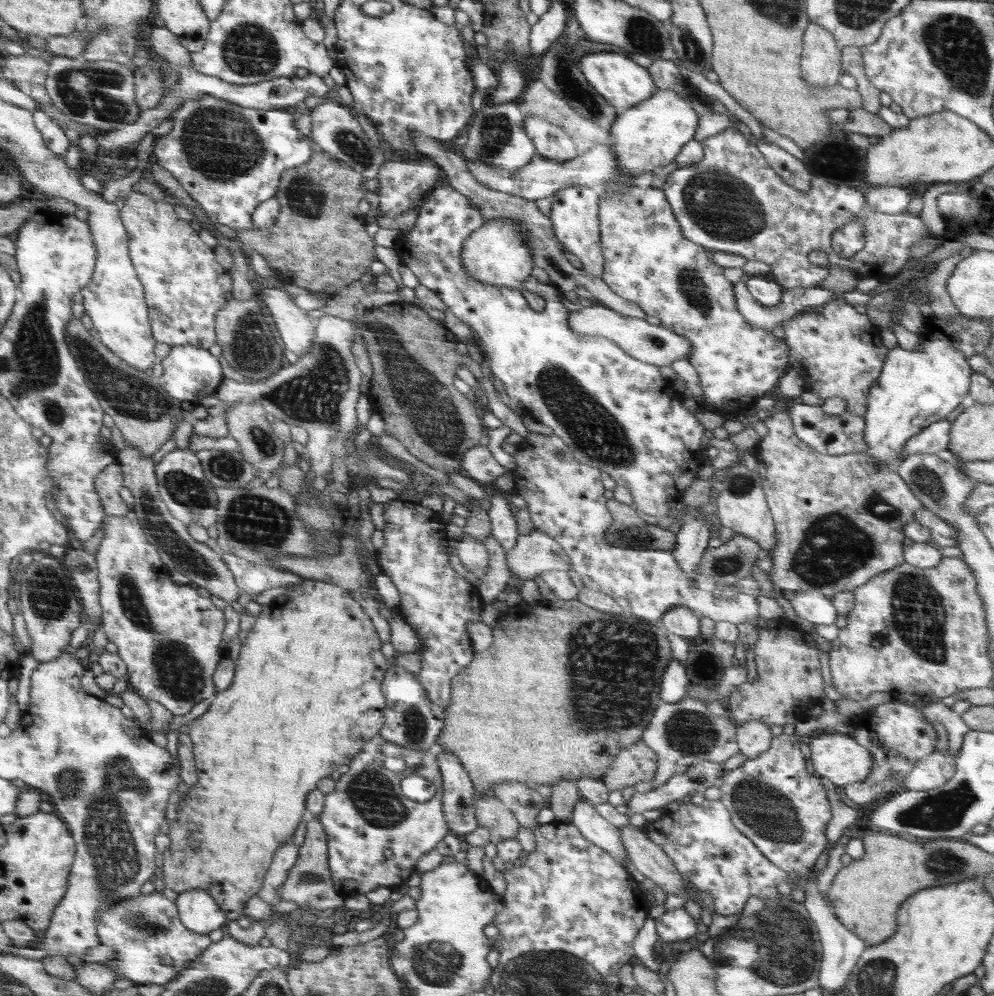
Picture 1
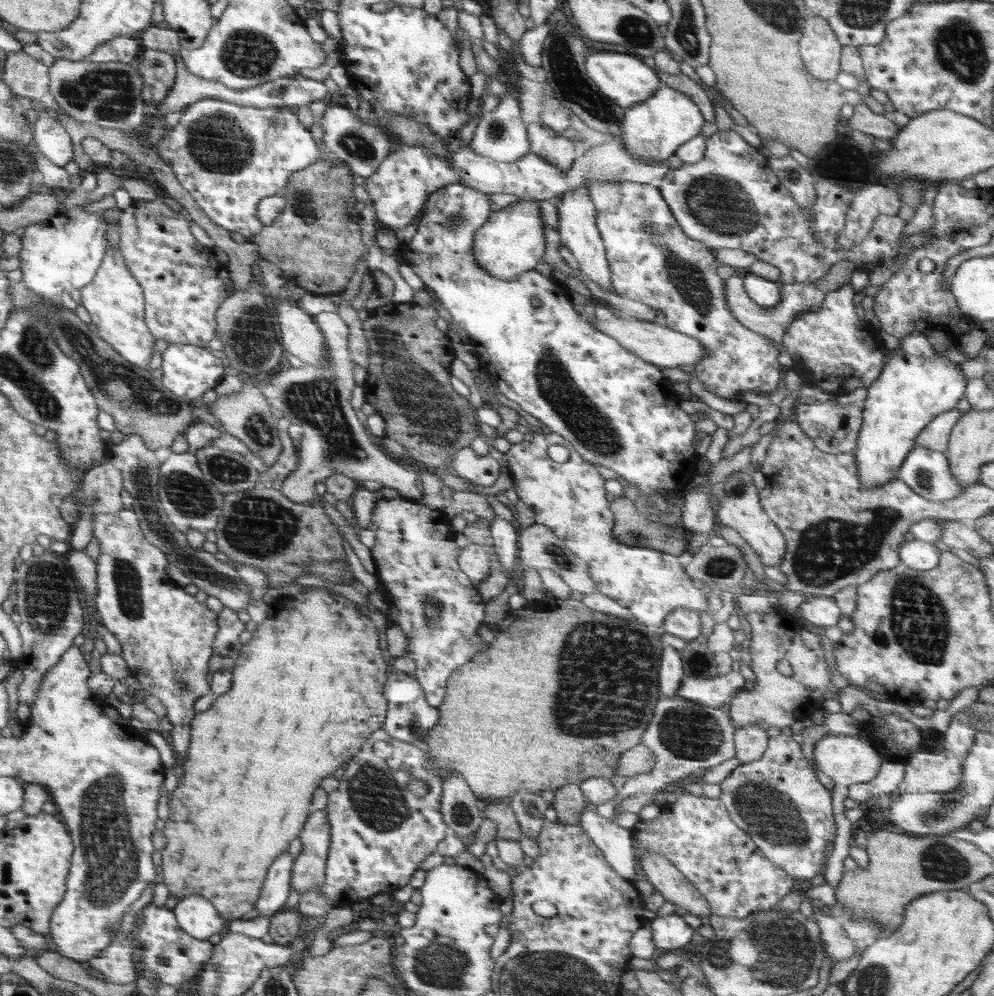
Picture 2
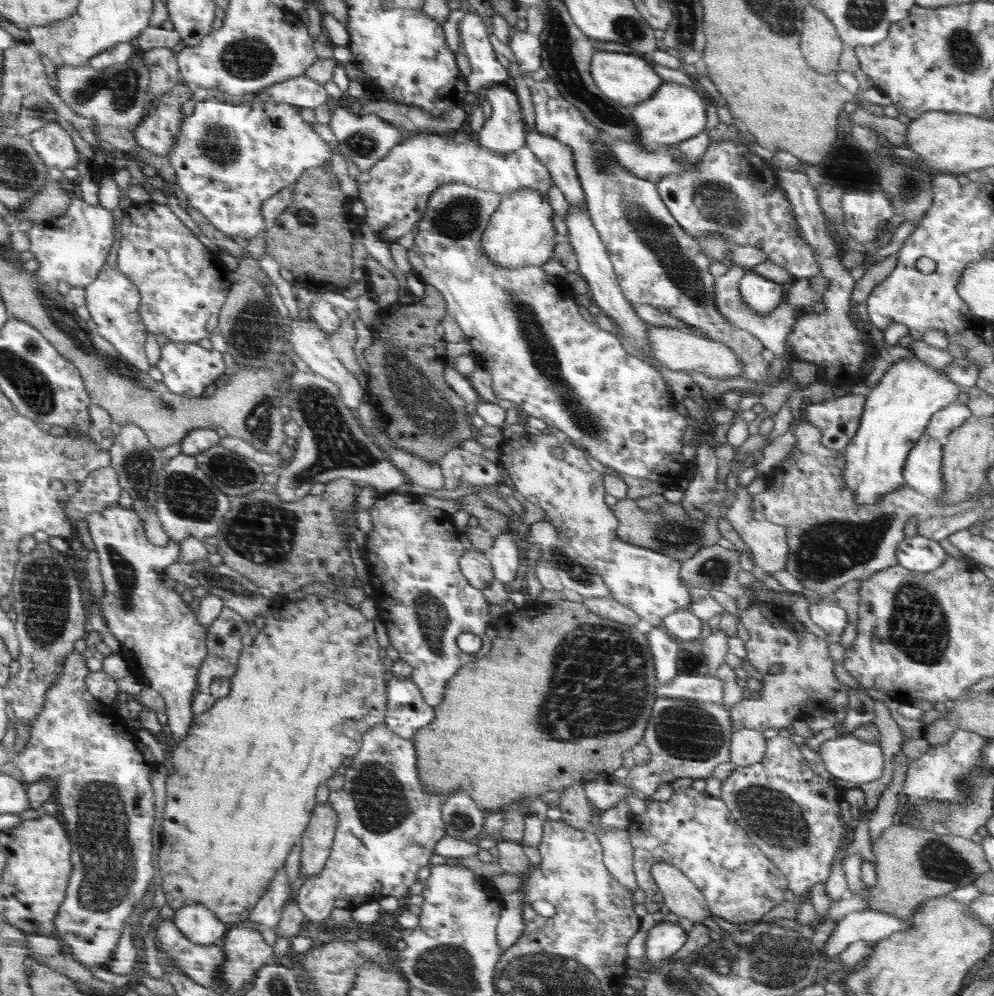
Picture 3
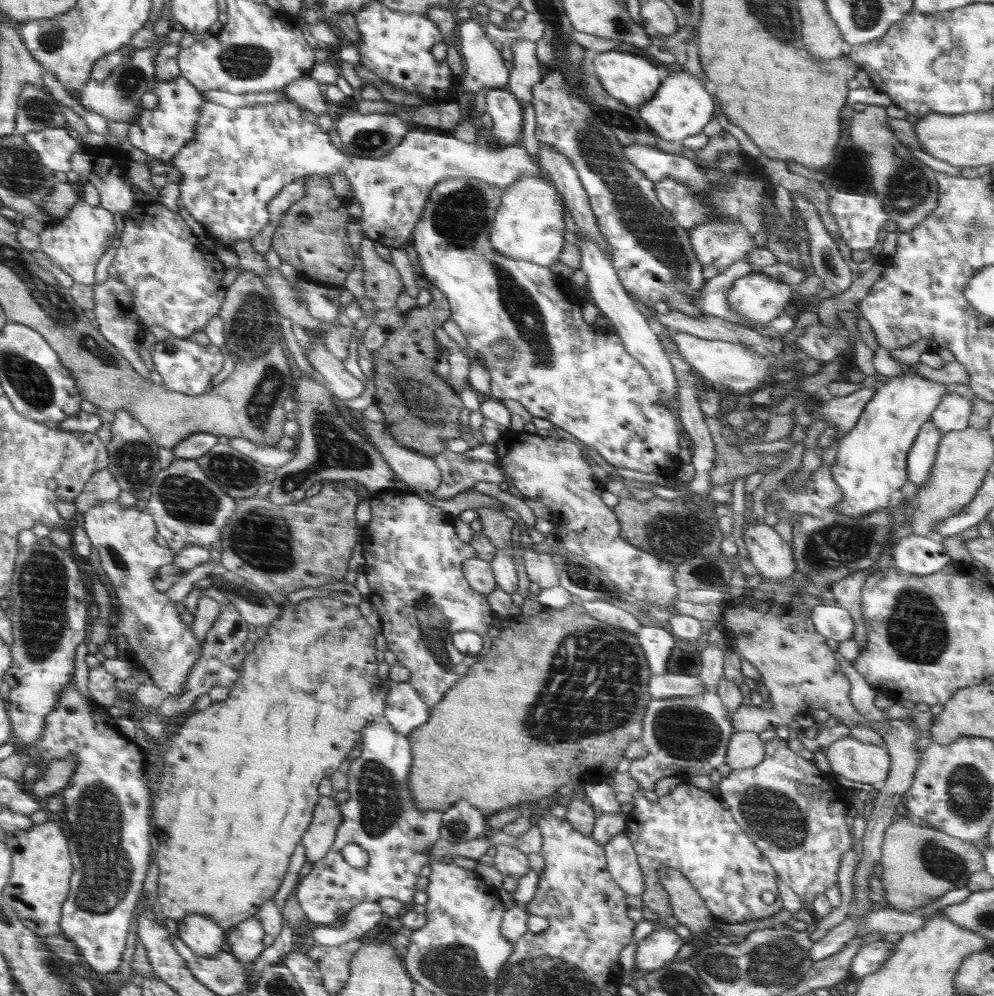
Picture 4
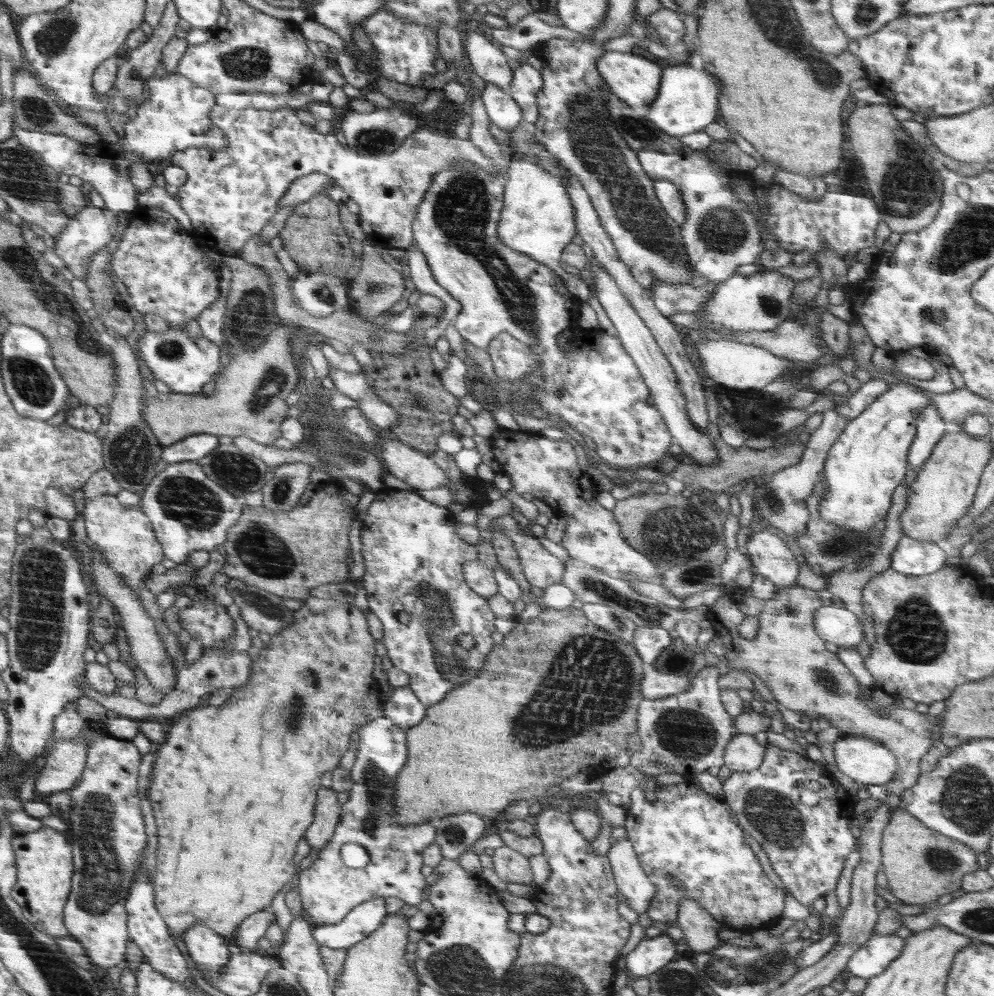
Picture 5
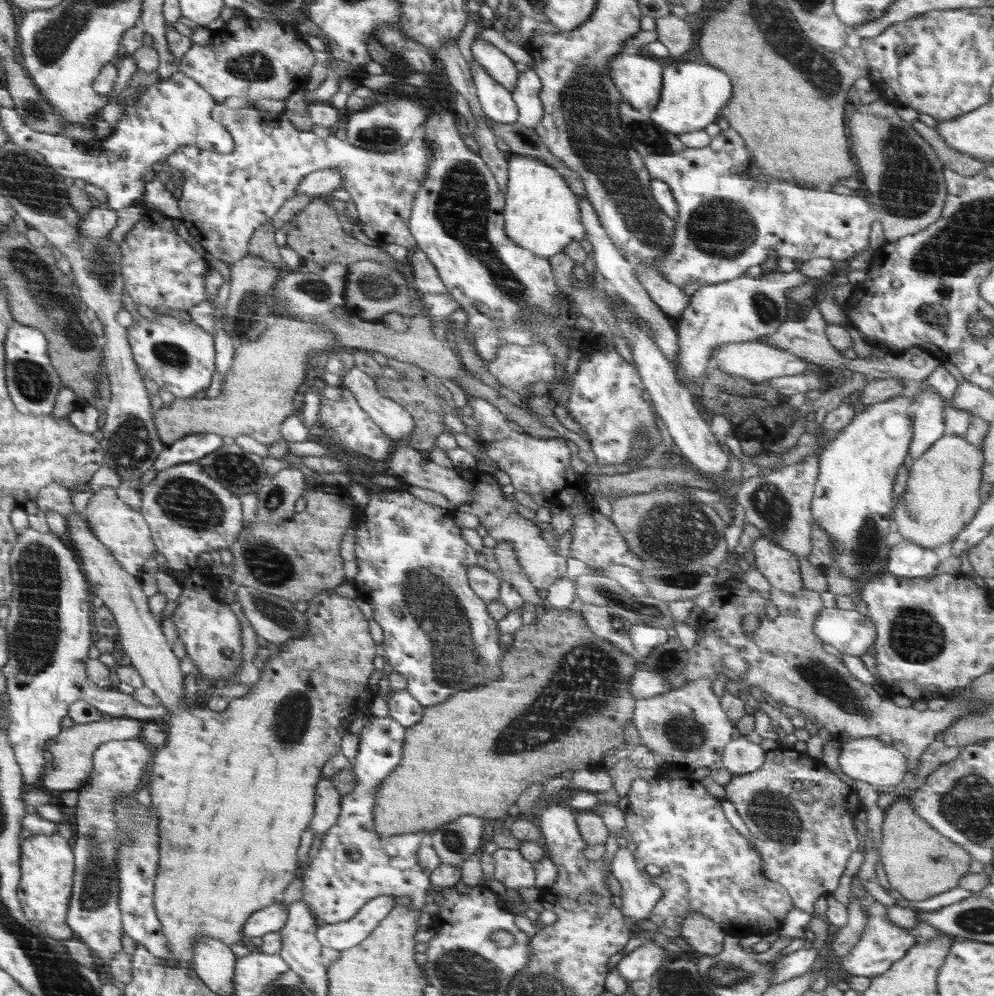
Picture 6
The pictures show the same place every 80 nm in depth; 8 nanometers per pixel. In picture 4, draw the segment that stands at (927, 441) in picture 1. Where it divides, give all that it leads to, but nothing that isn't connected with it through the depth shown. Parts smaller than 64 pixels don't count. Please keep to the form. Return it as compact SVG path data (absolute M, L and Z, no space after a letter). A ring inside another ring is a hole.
M953 390L940 399L940 405L931 415L932 422L939 428L941 435L955 430L964 430L972 414L972 397L959 396Z

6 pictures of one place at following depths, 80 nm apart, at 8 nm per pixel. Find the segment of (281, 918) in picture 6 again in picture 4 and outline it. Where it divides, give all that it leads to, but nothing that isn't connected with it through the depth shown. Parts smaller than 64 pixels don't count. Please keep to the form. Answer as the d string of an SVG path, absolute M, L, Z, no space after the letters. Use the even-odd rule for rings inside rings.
M255 915L236 925L227 936L231 954L236 956L242 965L250 965L266 948L262 942L264 934L263 926Z

